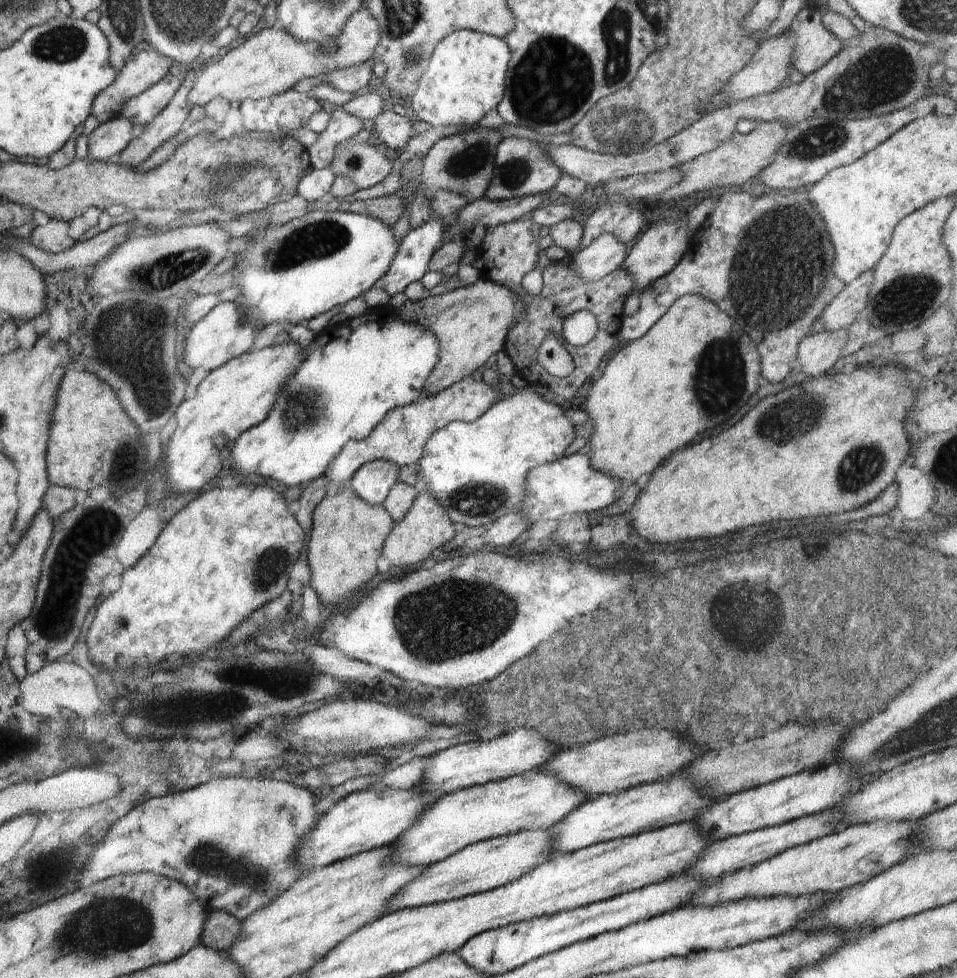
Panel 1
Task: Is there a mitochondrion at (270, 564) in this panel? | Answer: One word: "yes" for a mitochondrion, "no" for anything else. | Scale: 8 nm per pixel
yes

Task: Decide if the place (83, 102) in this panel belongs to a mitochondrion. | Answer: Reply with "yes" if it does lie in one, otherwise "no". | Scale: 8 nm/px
no

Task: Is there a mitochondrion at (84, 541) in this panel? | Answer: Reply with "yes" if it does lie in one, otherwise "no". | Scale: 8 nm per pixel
yes

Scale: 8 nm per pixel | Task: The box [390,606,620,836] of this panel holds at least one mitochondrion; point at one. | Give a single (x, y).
(525, 701)

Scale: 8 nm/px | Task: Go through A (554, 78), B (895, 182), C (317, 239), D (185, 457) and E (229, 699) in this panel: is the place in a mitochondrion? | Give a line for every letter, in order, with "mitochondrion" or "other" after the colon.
A: mitochondrion
B: other
C: mitochondrion
D: other
E: mitochondrion

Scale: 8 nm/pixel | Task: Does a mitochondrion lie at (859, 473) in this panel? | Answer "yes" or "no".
yes

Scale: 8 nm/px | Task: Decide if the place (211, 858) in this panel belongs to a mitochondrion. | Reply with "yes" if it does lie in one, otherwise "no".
yes

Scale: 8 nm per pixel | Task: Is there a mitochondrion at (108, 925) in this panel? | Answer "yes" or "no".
yes

